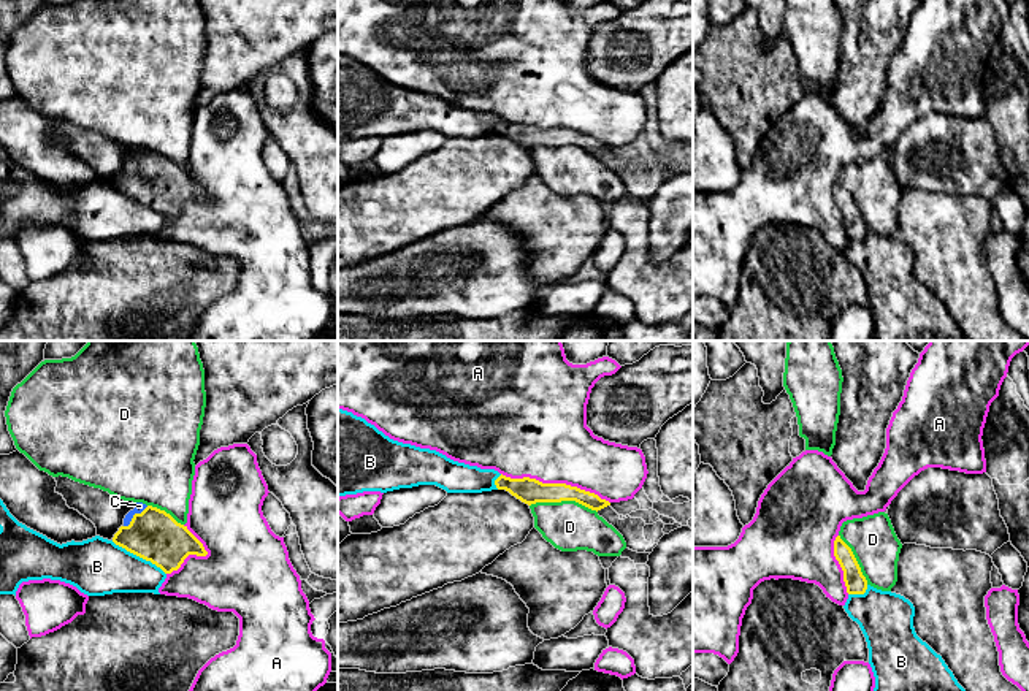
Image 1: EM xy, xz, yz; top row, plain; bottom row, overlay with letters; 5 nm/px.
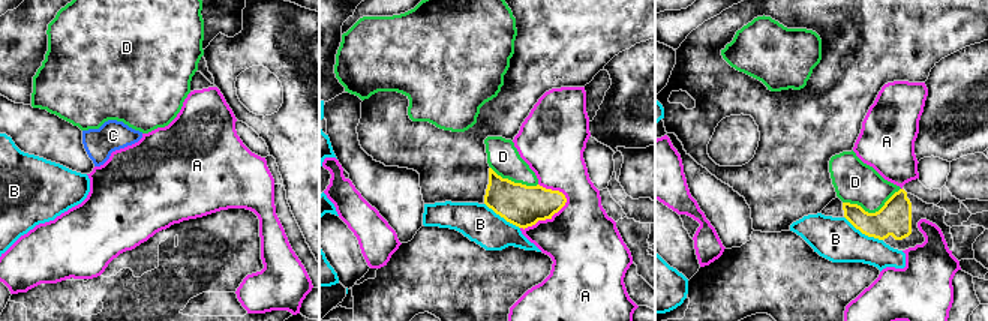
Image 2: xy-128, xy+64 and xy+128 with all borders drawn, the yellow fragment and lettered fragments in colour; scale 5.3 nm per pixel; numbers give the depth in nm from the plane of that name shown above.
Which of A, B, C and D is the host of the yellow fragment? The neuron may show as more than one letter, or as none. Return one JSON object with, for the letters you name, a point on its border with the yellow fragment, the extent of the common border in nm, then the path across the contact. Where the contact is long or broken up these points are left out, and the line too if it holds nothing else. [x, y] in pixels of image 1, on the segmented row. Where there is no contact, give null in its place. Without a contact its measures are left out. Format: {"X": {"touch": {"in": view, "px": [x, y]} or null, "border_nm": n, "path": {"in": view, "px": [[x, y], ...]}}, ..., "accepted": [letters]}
{"C": {"touch": {"in": "xy", "px": [133, 515]}, "border_nm": 170, "path": {"in": "xy", "px": [[156, 536], [133, 515], [140, 506]]}}, "accepted": ["C"]}

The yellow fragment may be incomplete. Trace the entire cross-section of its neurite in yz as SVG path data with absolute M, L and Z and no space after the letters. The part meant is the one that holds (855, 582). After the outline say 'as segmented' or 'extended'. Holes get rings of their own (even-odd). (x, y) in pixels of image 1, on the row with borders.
M837 536L834 540L834 556L843 571L847 593L864 594L867 590L867 580L863 575L851 548L840 539L840 536Z | as segmented

